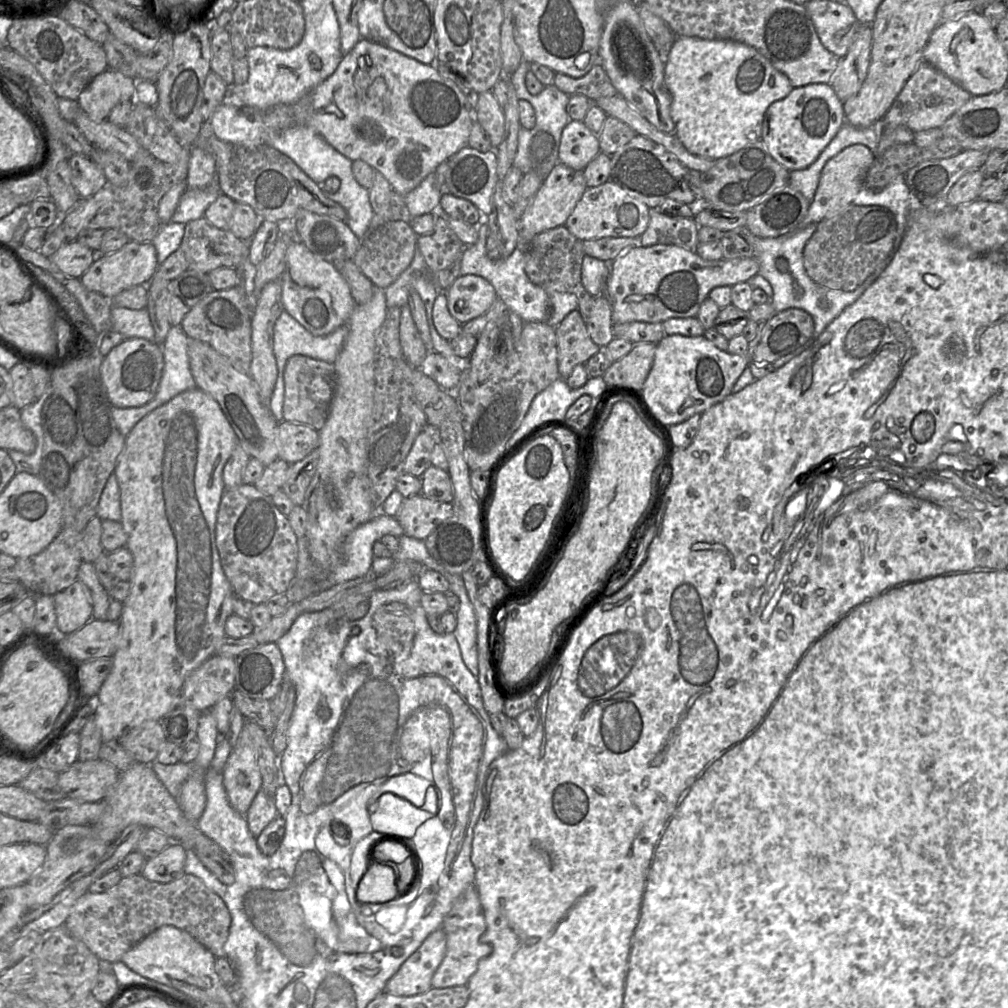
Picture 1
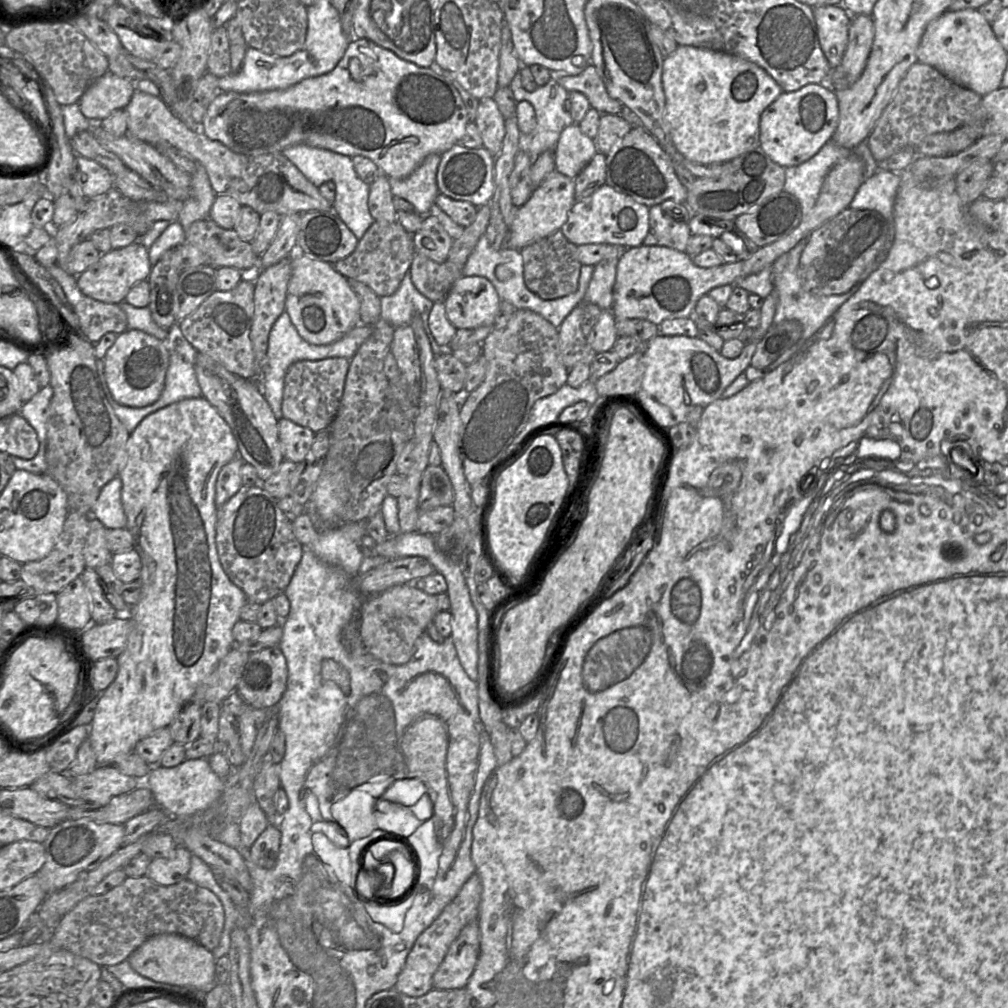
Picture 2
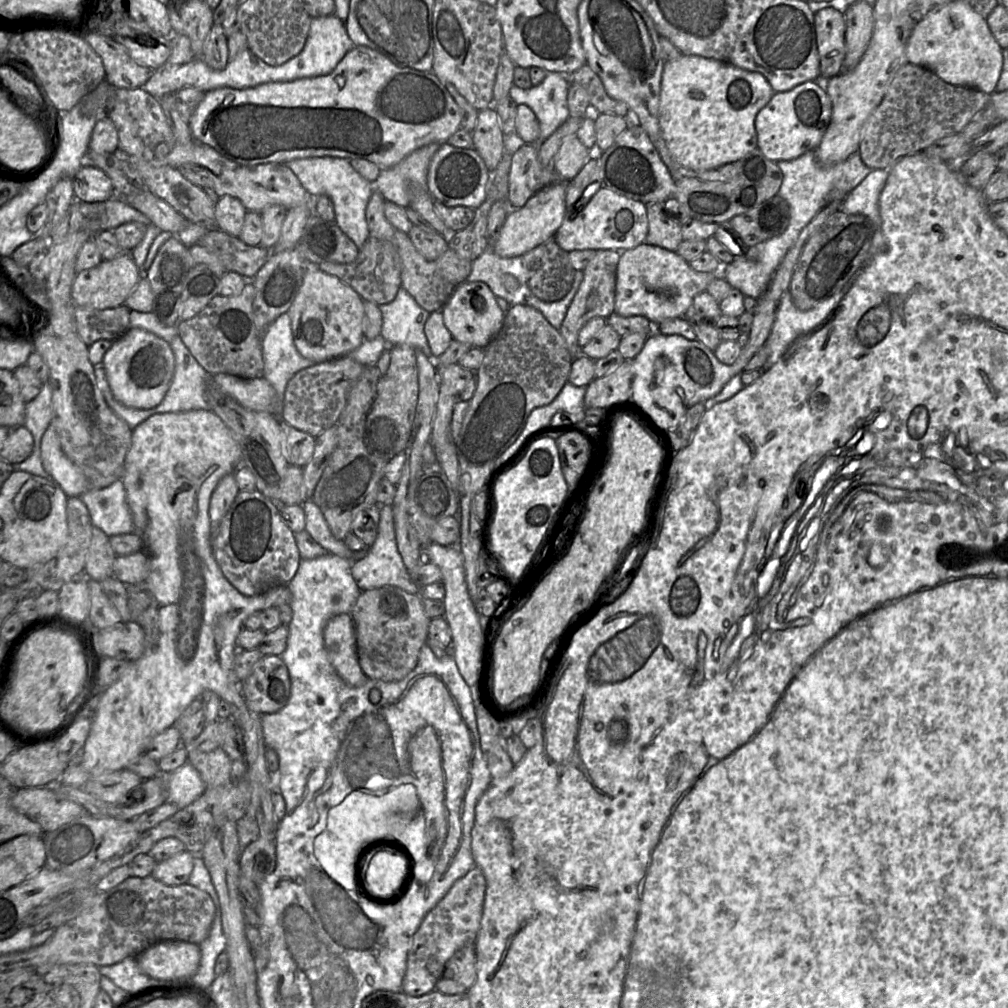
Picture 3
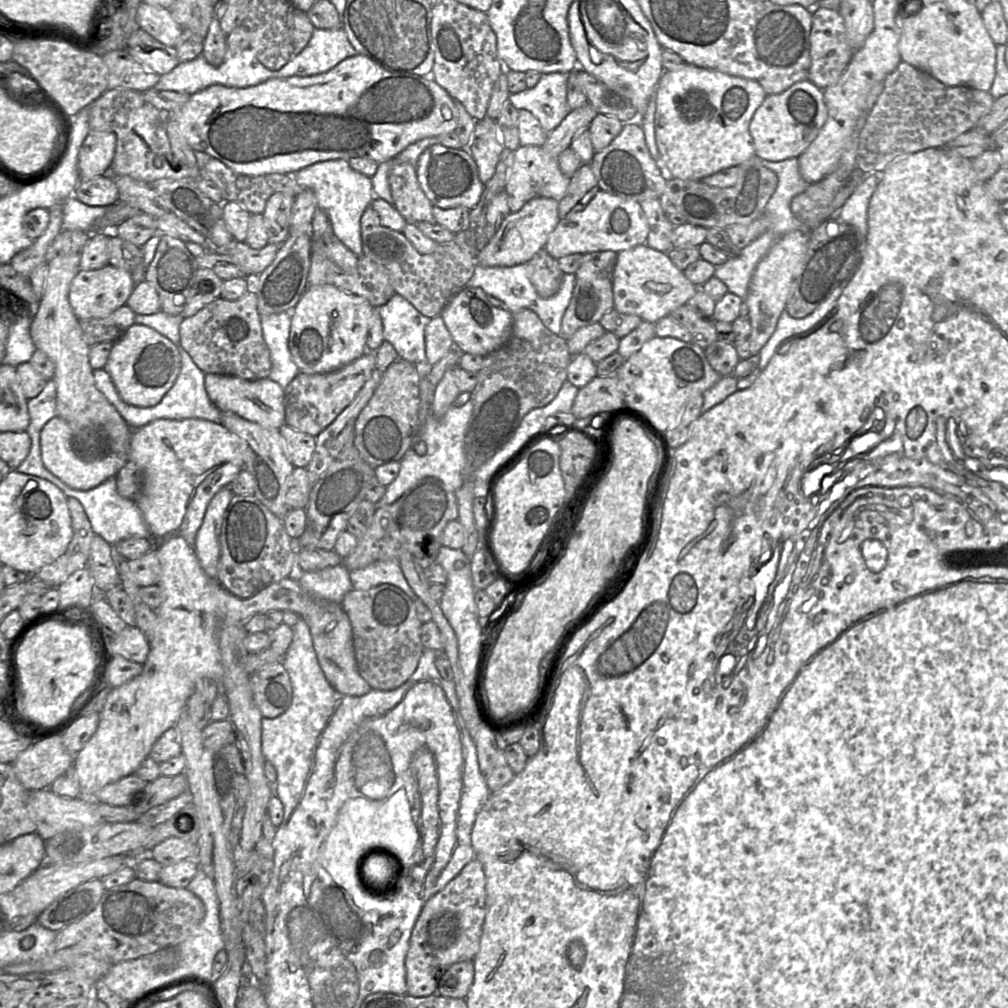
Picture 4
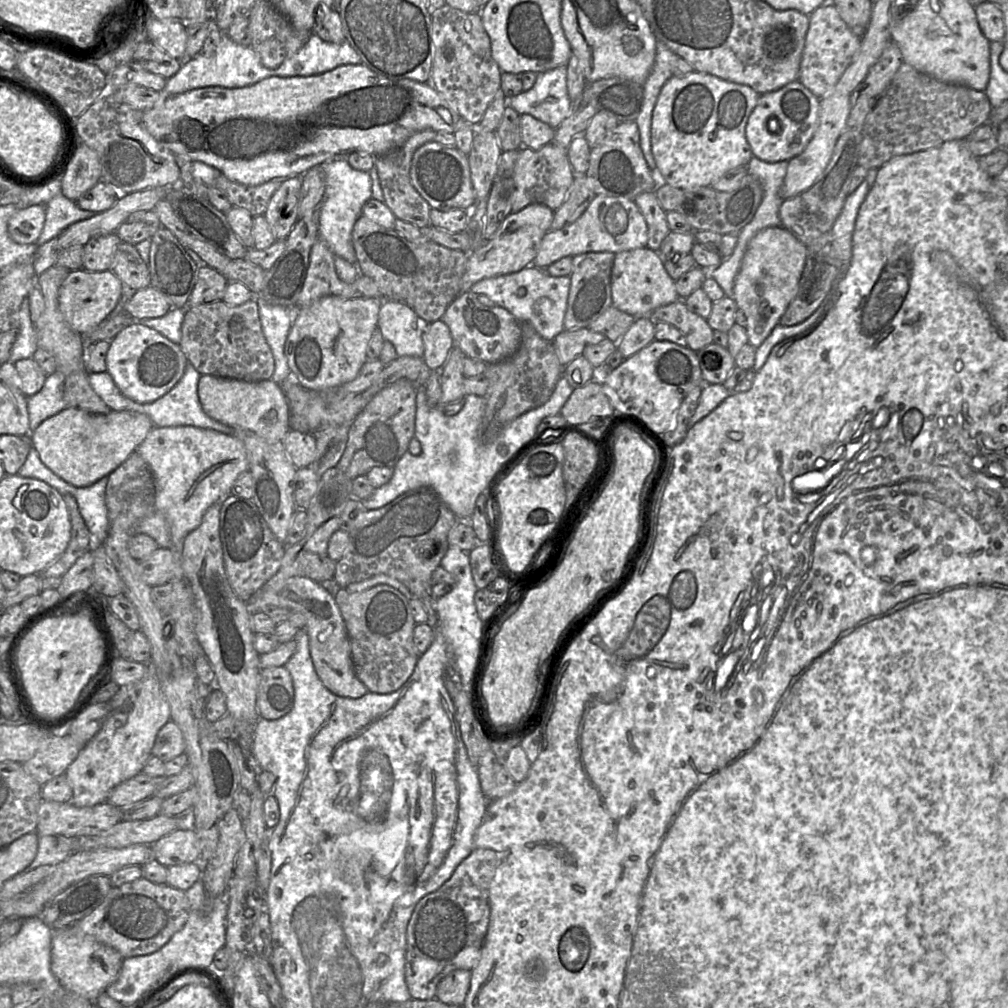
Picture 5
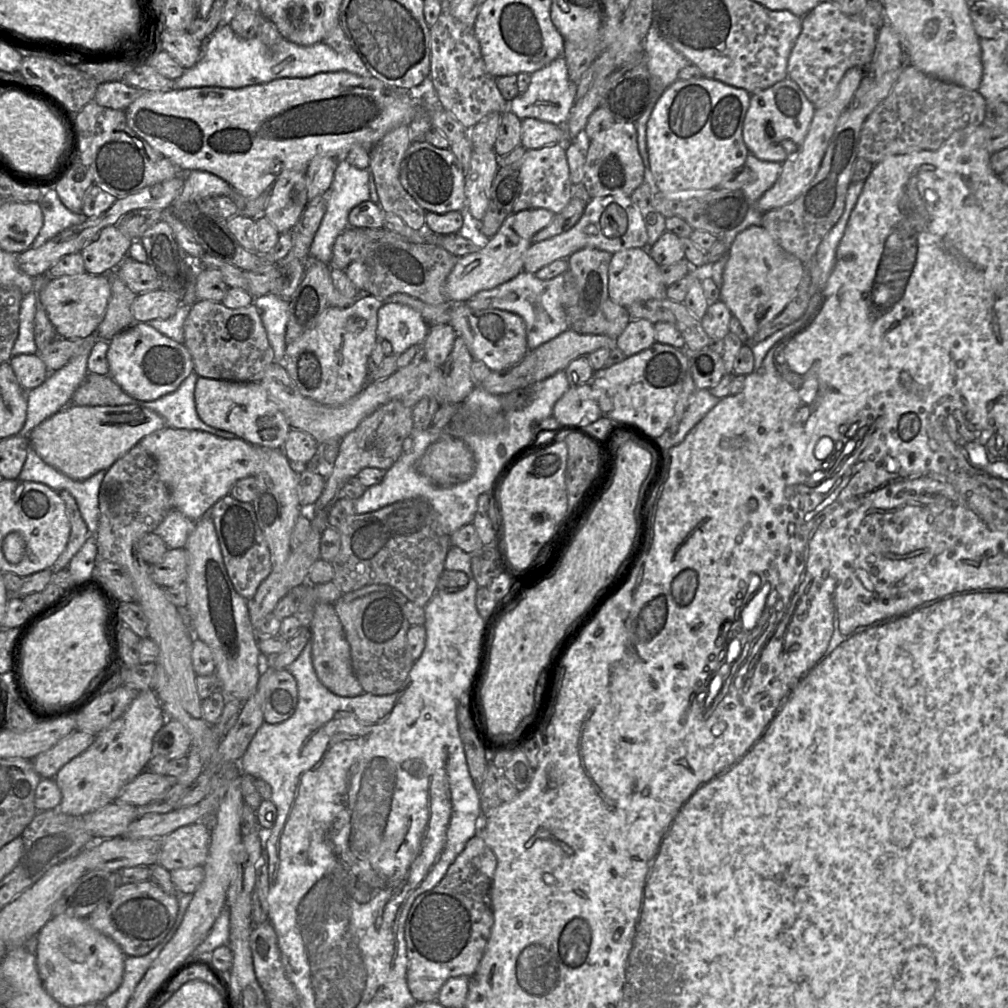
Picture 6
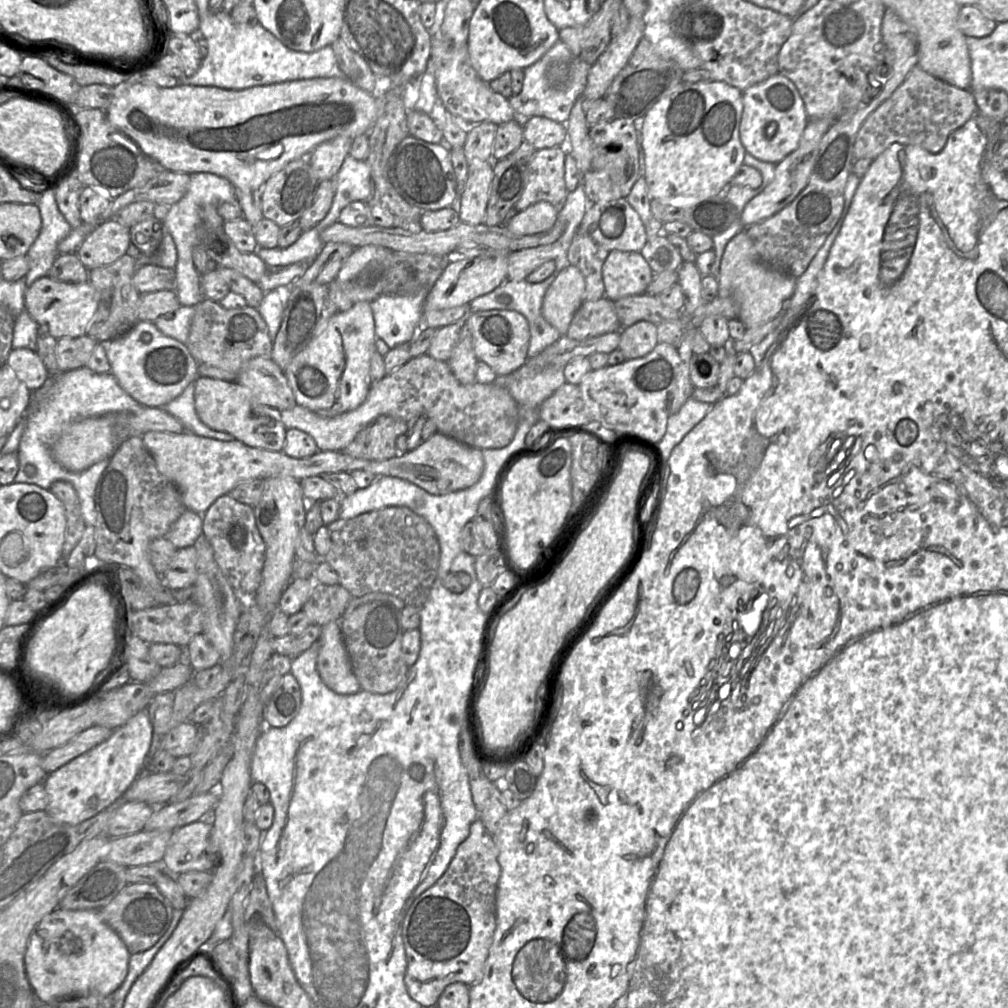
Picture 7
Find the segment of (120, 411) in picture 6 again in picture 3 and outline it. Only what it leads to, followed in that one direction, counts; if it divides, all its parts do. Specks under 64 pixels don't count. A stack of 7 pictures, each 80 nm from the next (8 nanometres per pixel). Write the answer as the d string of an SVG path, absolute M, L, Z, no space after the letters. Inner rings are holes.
M51 424L41 440L41 462L68 498L79 497L90 489L88 479L63 452L58 434Z

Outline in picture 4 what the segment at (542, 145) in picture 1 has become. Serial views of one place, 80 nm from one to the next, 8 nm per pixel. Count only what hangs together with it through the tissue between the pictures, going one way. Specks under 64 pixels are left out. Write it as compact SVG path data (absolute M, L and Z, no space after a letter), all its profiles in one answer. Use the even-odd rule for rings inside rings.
M543 73L533 88L510 93L508 100L516 109L530 111L544 131L550 133L571 110L567 102L567 74Z

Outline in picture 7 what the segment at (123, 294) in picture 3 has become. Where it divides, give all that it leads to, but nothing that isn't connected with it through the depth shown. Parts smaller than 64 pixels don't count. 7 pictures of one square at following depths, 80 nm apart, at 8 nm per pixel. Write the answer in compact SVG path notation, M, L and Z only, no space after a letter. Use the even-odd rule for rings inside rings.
M45 276L26 289L24 305L38 325L47 325L50 334L56 339L61 339L87 335L86 329L97 310L98 301L97 293L89 281L65 283Z

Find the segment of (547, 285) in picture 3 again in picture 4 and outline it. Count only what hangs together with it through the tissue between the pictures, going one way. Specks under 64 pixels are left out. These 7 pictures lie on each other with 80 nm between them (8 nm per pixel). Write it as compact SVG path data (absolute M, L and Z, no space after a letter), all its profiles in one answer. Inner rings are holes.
M544 248L529 261L531 282L537 293L548 298L556 294L561 286L564 272L559 268L558 259L553 258Z

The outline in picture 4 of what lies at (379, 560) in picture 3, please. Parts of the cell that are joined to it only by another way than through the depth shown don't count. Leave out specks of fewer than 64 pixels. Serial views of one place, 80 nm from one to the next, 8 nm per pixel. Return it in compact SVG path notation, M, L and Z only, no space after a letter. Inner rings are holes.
M397 559L377 561L350 571L353 590L369 590L381 584L390 584L401 589L412 601L419 599L408 584Z

